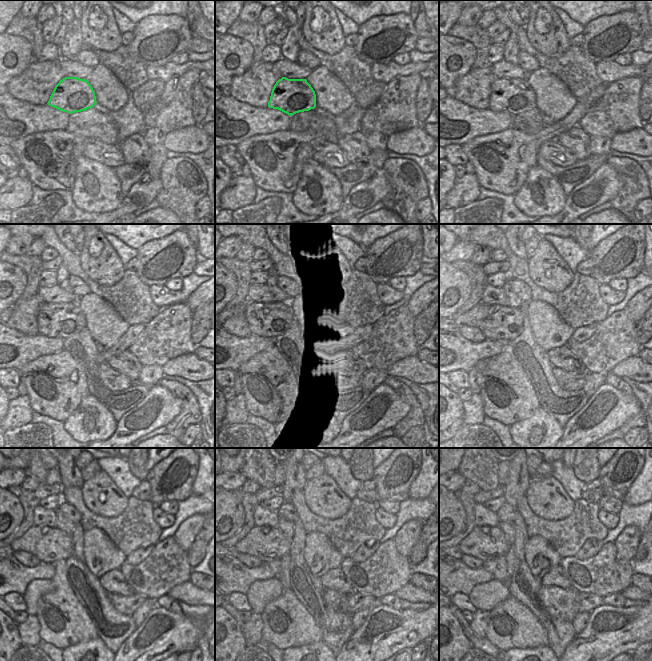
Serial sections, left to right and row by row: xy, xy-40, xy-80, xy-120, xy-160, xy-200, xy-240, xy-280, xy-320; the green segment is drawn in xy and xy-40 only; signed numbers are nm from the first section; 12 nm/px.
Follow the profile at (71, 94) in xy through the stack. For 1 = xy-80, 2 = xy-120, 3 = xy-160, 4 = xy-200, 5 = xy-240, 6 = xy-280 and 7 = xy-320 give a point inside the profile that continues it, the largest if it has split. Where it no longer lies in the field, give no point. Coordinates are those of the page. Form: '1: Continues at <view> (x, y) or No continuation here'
1: Continues at xy-80 (514, 96)
2: Continues at xy-120 (63, 320)
3: Continues at xy-160 (278, 321)
4: Continues at xy-200 (498, 322)
5: Continues at xy-240 (49, 545)
6: Continues at xy-280 (267, 543)
7: Continues at xy-320 (486, 543)

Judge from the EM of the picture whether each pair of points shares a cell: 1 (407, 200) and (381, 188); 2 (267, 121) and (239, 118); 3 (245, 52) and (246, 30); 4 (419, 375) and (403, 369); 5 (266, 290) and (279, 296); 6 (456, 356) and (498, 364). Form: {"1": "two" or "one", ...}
{"1": "two", "2": "one", "3": "two", "4": "one", "5": "one", "6": "two"}

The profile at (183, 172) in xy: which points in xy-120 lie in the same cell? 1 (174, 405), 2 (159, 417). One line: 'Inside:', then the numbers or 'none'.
Inside: none

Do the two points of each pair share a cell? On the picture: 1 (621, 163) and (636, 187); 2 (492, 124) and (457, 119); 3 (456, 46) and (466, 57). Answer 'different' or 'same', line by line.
1: same
2: same
3: same

